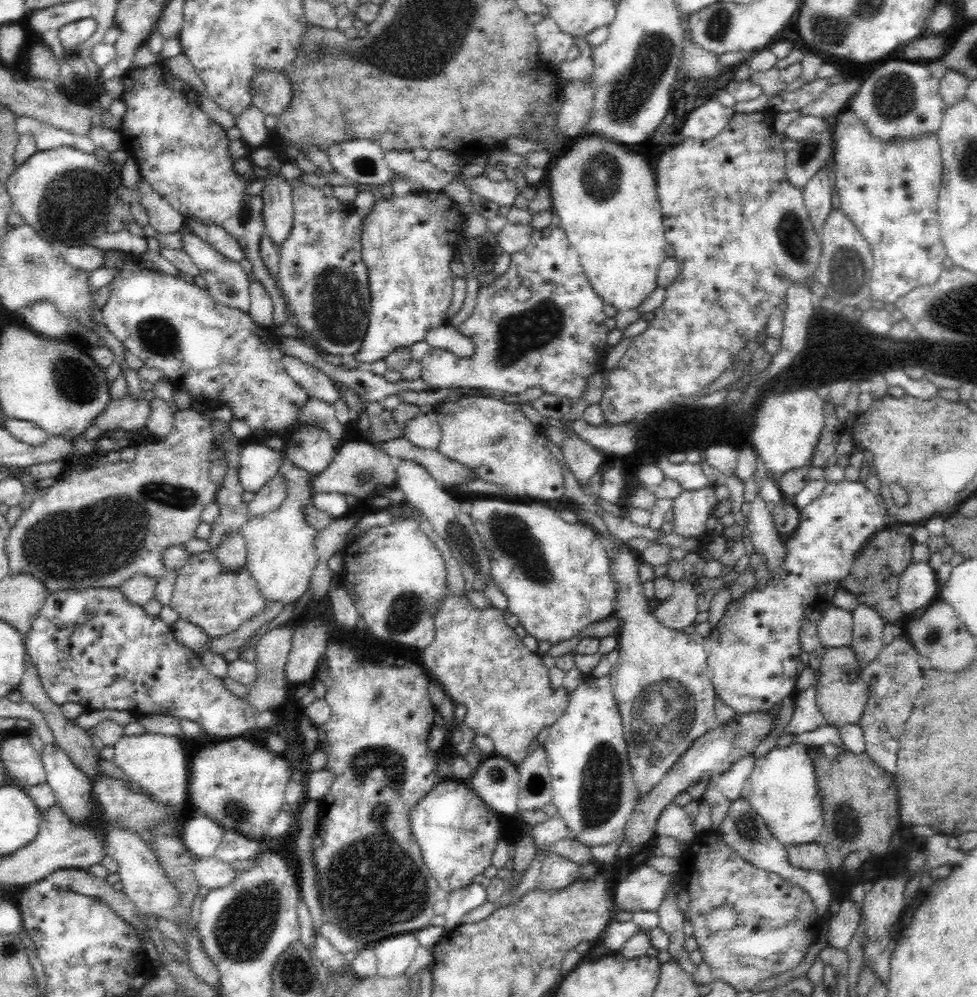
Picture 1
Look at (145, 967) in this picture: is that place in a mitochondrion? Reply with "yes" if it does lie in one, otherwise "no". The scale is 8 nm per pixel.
no

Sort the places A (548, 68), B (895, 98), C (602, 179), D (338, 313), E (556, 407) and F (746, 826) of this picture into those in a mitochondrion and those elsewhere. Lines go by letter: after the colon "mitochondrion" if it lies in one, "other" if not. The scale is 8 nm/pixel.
A: other
B: mitochondrion
C: mitochondrion
D: mitochondrion
E: other
F: mitochondrion

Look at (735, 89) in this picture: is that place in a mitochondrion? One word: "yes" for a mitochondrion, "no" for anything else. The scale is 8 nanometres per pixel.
no

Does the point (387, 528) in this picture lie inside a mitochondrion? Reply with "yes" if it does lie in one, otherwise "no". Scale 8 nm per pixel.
no

